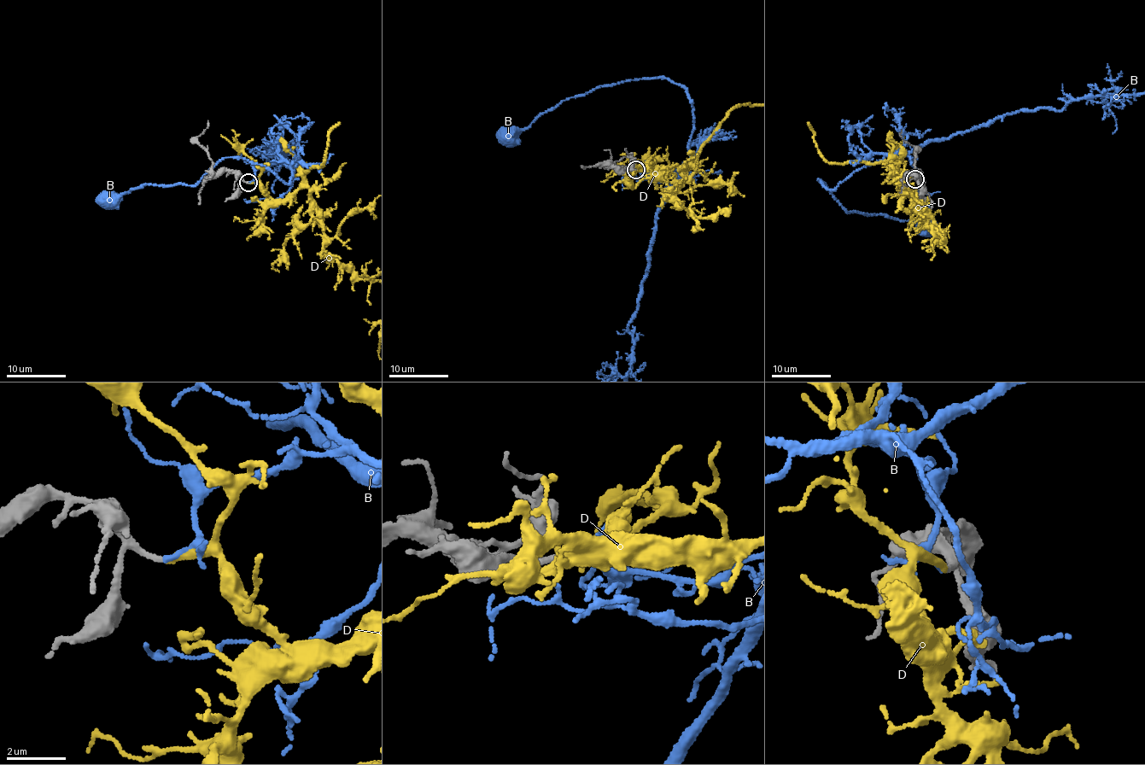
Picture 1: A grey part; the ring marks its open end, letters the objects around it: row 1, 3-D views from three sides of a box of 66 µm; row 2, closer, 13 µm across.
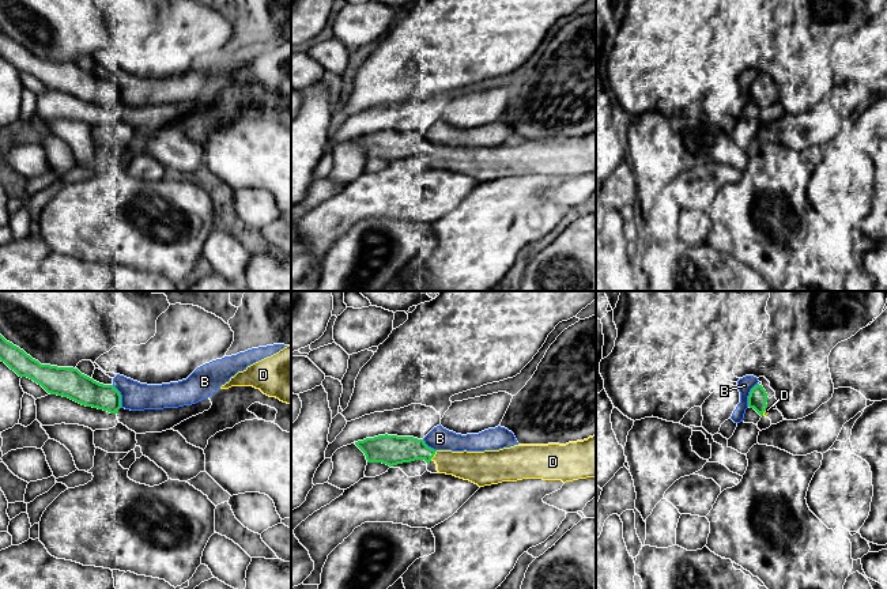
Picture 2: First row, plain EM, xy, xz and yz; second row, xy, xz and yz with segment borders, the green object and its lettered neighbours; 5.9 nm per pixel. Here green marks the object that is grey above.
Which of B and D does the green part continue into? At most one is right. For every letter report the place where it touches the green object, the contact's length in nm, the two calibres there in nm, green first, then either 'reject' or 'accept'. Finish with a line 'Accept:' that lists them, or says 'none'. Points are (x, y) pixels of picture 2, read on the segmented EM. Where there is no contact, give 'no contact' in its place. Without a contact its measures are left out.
B: contact yz (750, 395); length 150 nm; calibres 110 and 90 nm; reject
D: contact xz (433, 456); length 80 nm; calibres 170 and 180 nm; accept
Accept: D

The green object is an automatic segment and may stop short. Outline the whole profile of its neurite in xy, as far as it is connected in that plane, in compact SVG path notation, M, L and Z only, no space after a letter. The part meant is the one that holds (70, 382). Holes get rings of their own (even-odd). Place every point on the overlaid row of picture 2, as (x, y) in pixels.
M0 335L0 360L19 377L27 377L48 393L68 397L82 405L117 414L121 394L113 385L103 385L73 367L41 365Z

